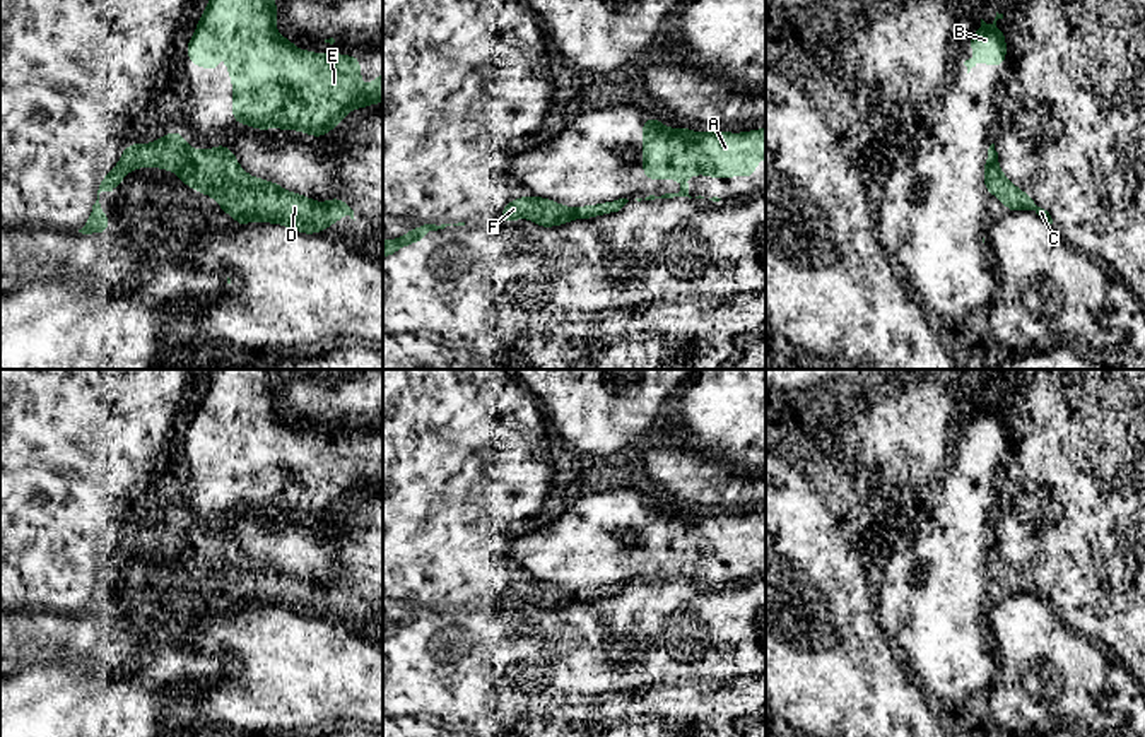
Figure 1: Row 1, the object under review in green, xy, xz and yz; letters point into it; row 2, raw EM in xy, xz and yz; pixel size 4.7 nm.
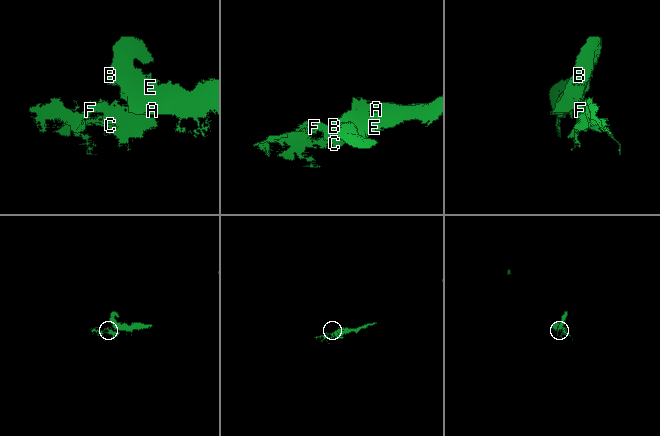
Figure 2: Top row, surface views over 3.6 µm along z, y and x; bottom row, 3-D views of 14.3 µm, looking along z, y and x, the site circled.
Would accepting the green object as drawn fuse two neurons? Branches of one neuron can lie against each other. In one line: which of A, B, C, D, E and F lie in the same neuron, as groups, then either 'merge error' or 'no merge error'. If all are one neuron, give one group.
A B D E / C F; merge error

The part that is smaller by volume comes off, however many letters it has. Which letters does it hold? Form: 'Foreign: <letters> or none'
Foreign: C, F

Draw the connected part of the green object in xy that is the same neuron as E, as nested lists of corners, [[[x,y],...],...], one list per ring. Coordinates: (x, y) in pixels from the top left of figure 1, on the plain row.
[[[214,369],[210,385],[203,392],[198,409],[186,427],[195,450],[215,453],[222,445],[217,433],[227,434],[229,460],[232,463],[232,504],[256,513],[299,513],[311,520],[325,520],[349,494],[383,484],[383,457],[373,467],[359,467],[361,443],[333,434],[320,436],[297,433],[275,410],[277,388],[273,369]]]

